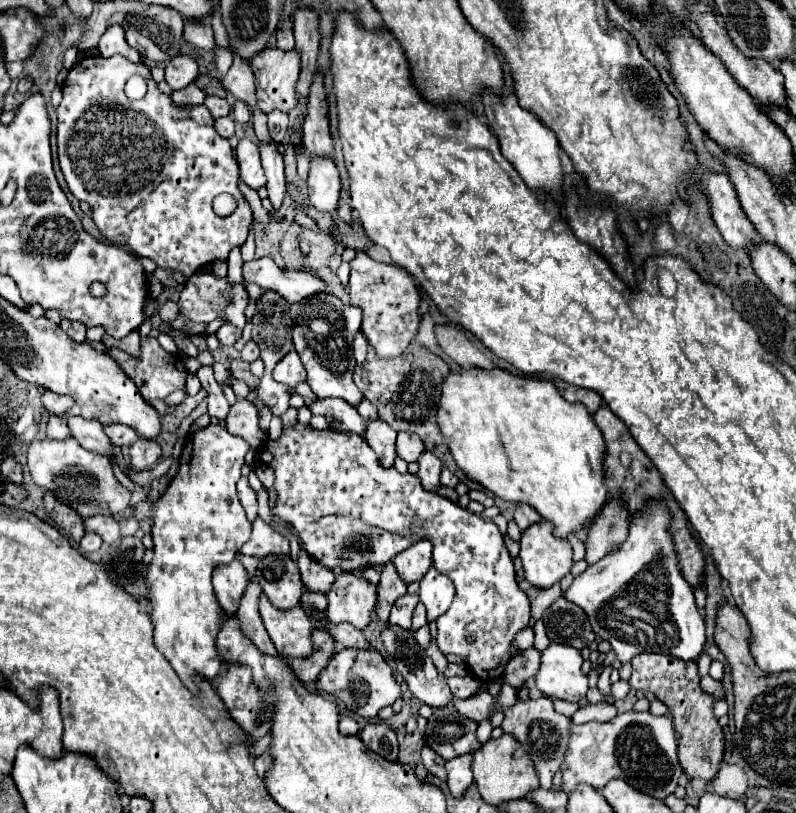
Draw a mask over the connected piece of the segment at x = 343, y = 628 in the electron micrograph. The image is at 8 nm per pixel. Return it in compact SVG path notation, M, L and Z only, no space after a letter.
M322 618L322 624L328 626L332 630L332 636L334 640L338 640L342 646L354 646L354 648L368 648L370 642L364 638L362 630L358 628L352 628L348 624L340 624L340 626L334 626L330 620Z

